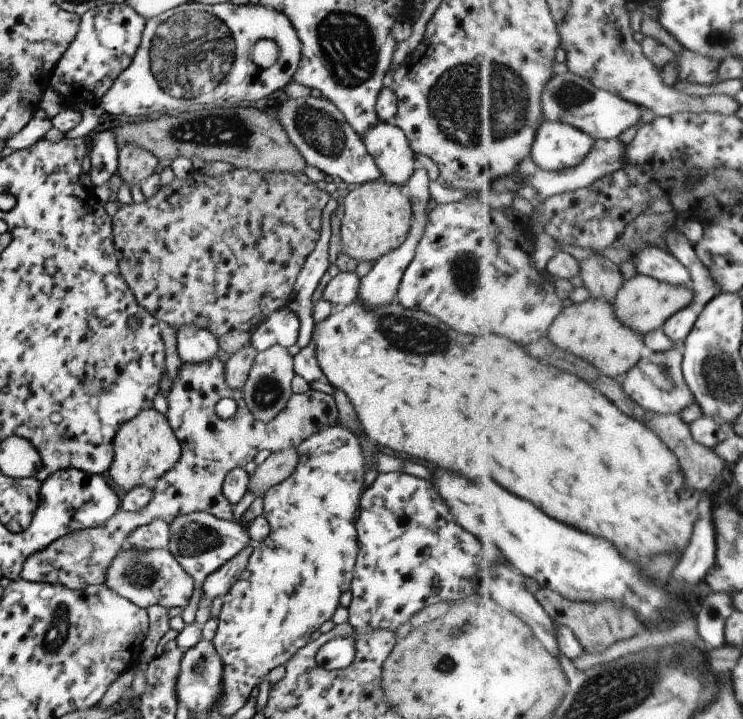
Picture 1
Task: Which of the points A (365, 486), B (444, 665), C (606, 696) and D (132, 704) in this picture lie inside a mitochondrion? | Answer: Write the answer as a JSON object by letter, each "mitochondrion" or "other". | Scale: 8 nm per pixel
{"A":"other","B":"mitochondrion","C":"mitochondrion","D":"other"}

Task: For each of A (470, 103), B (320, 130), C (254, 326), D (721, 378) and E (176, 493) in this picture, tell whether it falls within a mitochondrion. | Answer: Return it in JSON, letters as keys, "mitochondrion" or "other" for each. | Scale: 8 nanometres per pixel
{"A":"mitochondrion","B":"mitochondrion","C":"other","D":"mitochondrion","E":"other"}

